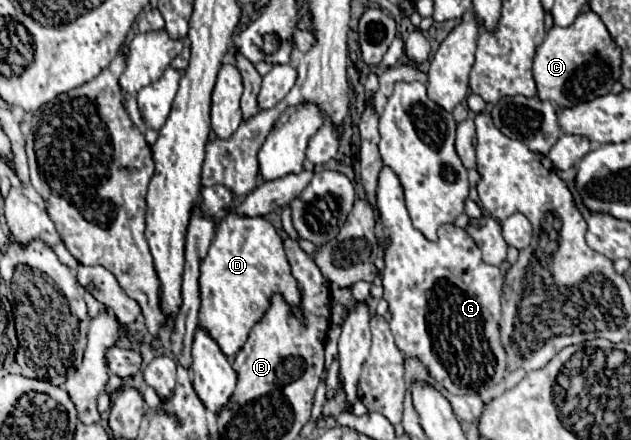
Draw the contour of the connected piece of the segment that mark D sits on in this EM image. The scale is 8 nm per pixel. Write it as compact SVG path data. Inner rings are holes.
M230 213L216 227L204 265L200 265L200 325L212 333L224 355L236 355L246 343L250 329L268 311L274 293L280 293L298 315L302 293L290 273L280 235L264 217L236 217Z

